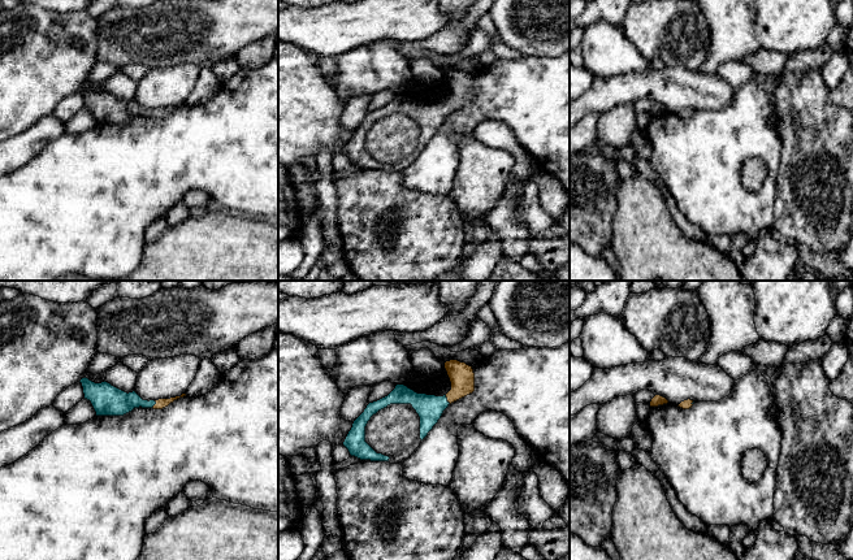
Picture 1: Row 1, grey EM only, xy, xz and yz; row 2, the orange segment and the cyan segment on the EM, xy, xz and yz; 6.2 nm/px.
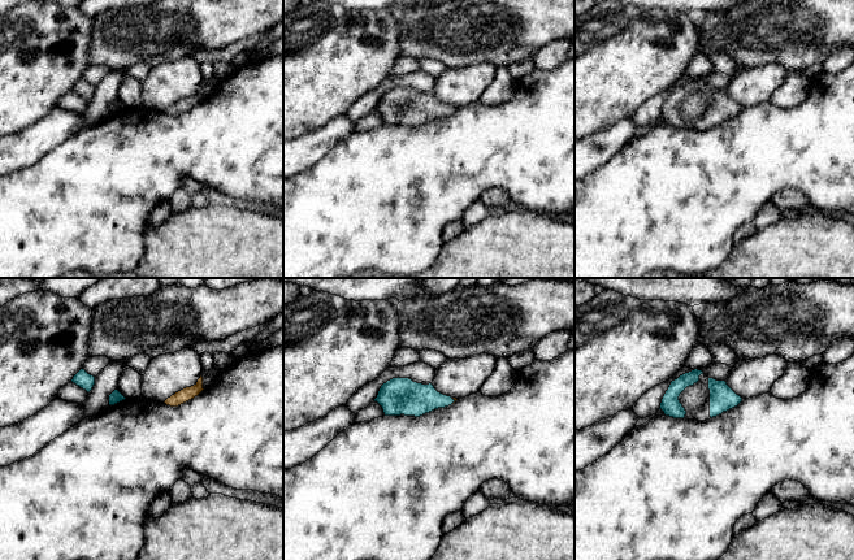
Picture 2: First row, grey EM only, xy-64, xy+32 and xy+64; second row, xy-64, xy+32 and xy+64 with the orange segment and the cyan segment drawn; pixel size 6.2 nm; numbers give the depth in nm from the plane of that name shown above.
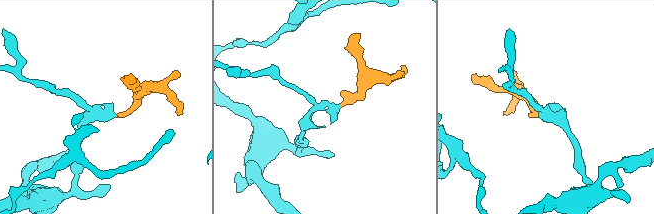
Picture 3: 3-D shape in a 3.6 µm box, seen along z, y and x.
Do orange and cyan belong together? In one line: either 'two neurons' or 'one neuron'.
two neurons

